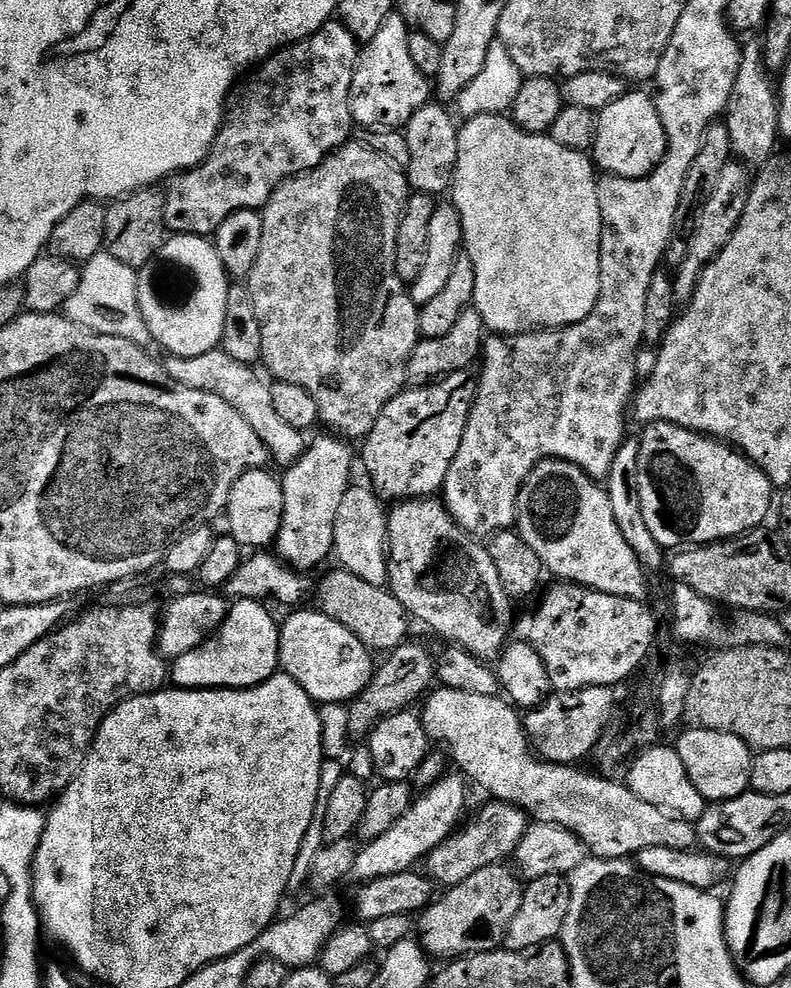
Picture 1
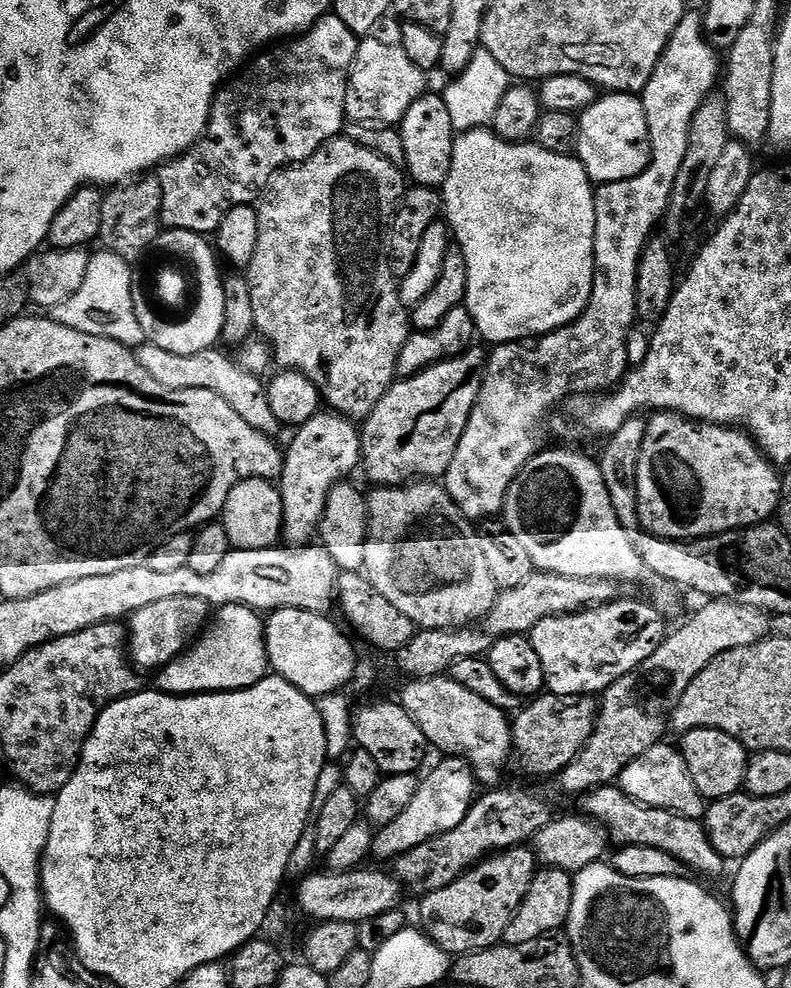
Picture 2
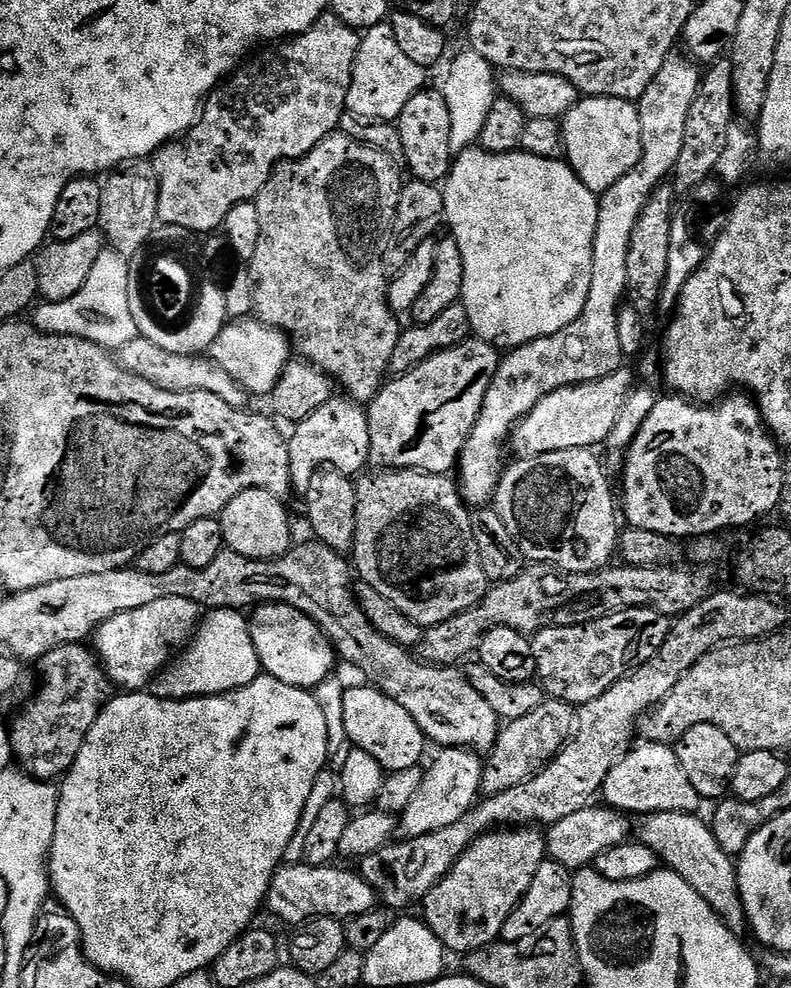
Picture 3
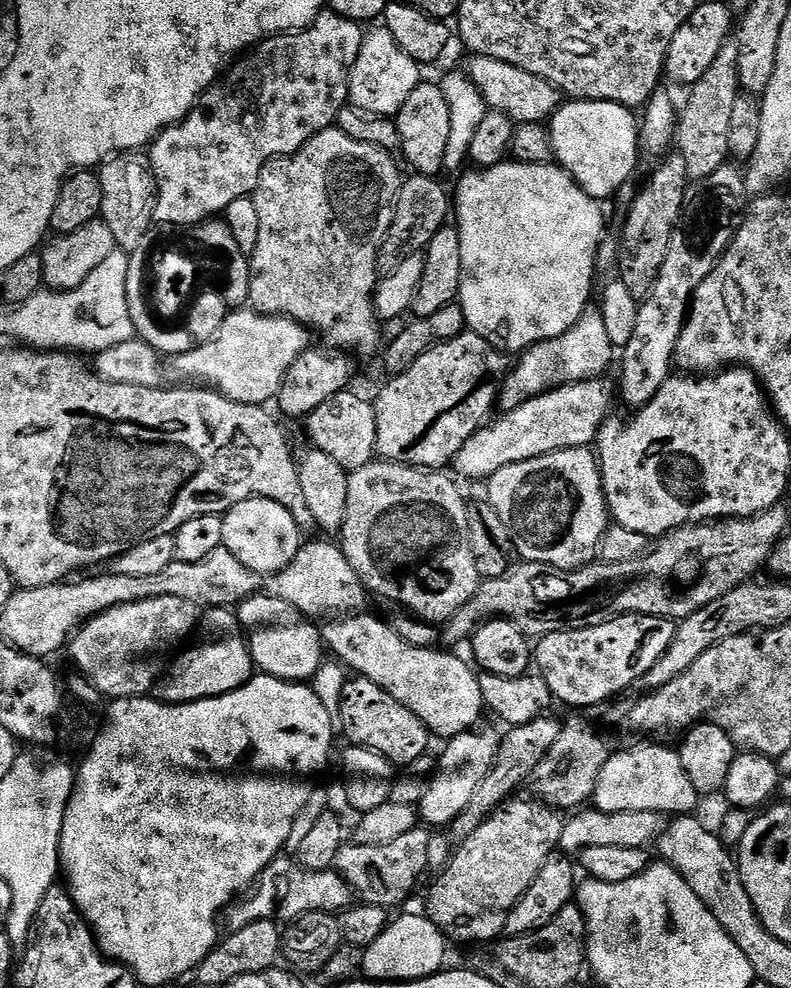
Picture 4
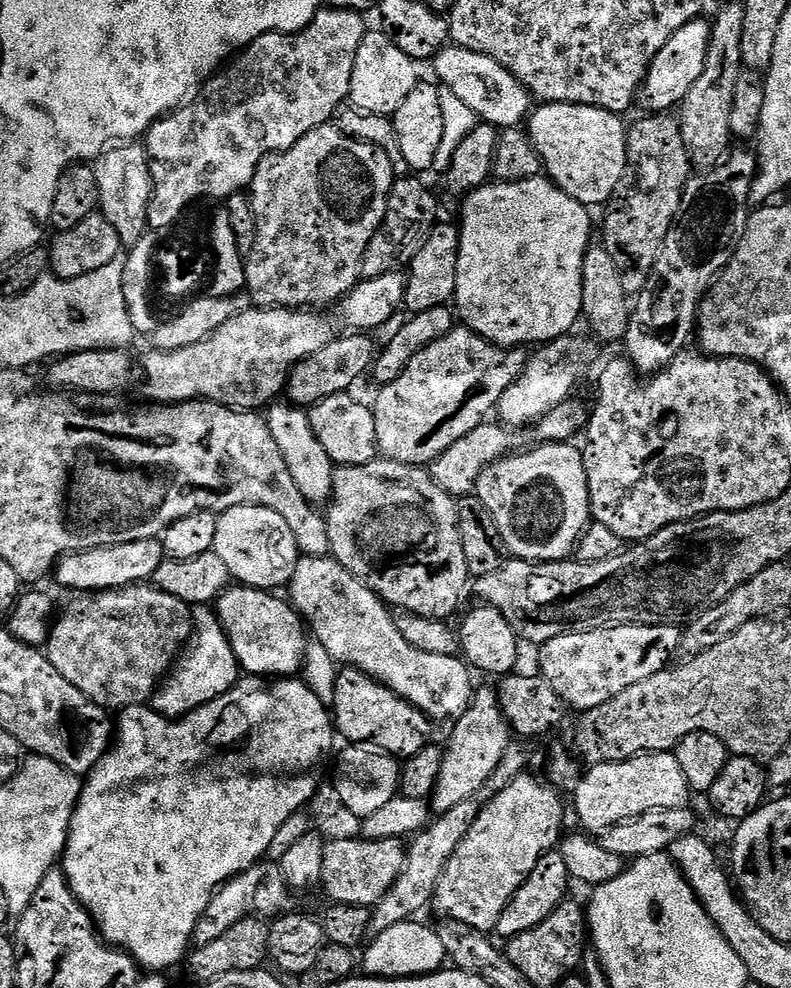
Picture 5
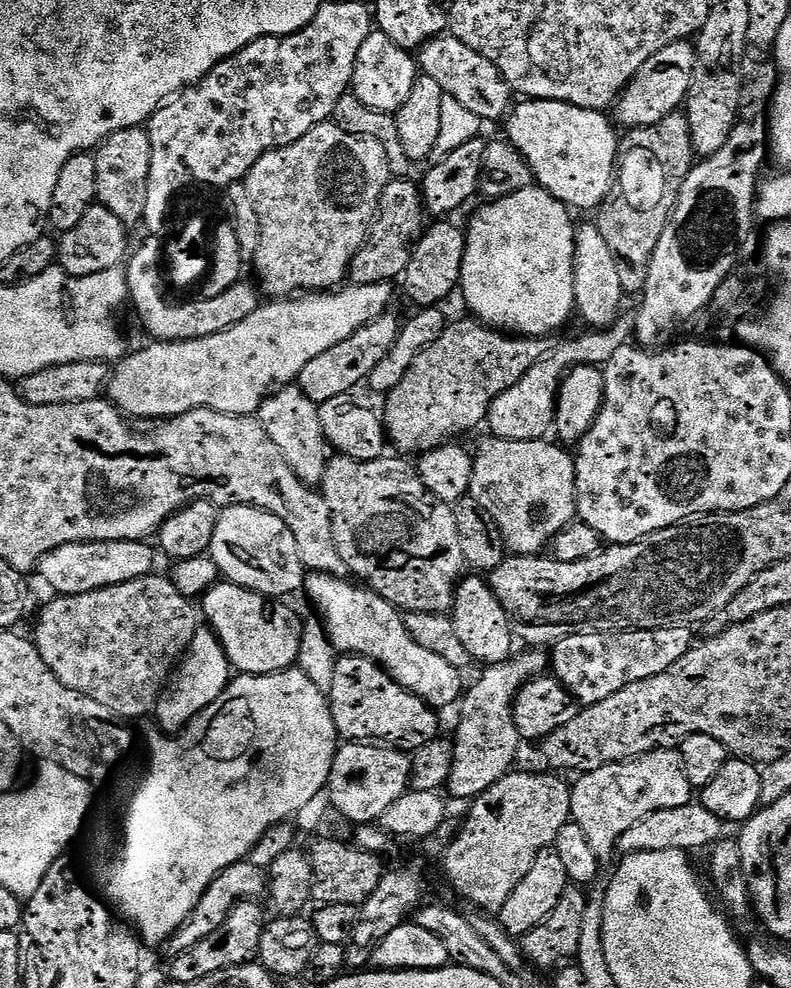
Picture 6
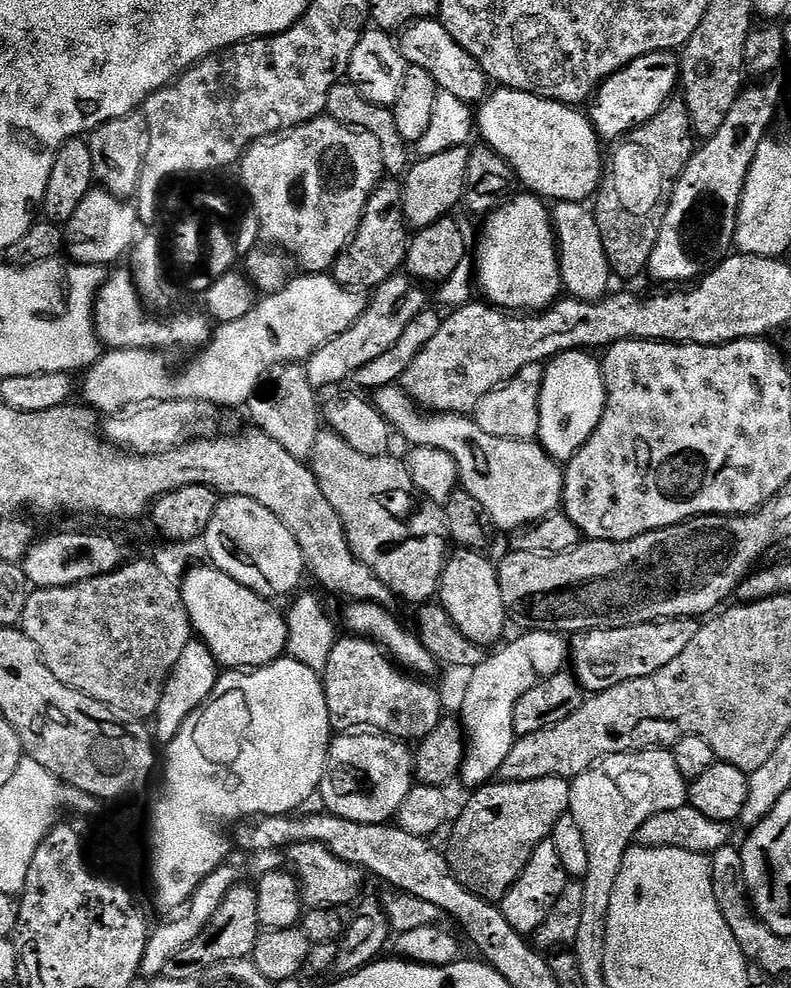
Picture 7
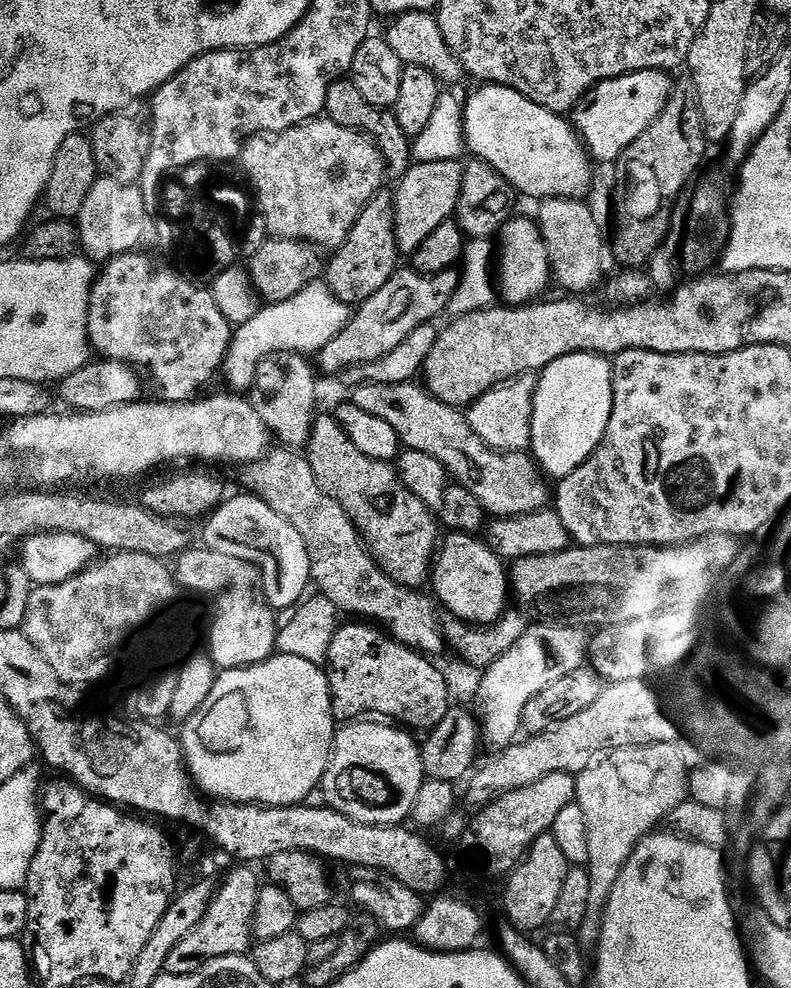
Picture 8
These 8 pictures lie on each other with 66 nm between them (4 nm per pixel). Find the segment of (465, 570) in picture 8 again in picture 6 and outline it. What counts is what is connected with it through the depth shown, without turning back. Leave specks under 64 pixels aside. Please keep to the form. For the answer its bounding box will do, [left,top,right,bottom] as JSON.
[450,574,514,666]

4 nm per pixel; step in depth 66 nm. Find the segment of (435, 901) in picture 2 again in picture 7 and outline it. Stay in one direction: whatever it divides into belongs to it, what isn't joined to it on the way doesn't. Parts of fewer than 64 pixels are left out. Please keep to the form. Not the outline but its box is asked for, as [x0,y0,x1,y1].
[446,777,571,900]

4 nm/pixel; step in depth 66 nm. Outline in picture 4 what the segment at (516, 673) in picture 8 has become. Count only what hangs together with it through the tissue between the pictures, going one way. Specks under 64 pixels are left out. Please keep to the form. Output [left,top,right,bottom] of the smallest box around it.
[418,731,501,826]

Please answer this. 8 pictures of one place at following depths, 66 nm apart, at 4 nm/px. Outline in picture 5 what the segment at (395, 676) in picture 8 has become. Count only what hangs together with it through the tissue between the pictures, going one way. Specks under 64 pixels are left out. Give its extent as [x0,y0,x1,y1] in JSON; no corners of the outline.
[330,666,434,758]

